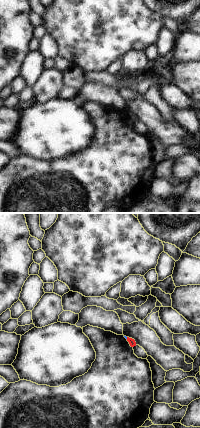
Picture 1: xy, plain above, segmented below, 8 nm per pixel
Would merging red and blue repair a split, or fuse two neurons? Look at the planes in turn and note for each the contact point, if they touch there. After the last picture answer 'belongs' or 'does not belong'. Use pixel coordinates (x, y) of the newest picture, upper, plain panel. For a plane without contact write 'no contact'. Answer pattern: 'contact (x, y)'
no contact

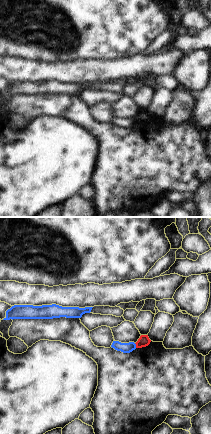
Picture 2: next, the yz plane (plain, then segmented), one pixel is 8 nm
contact (136, 121)

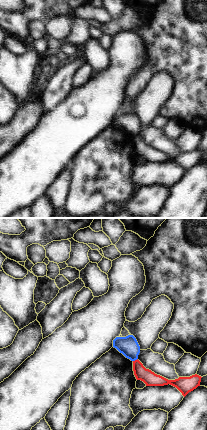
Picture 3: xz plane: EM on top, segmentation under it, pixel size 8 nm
contact (135, 136)

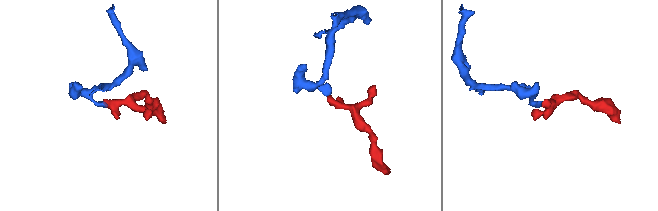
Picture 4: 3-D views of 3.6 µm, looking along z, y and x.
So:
does not belong

